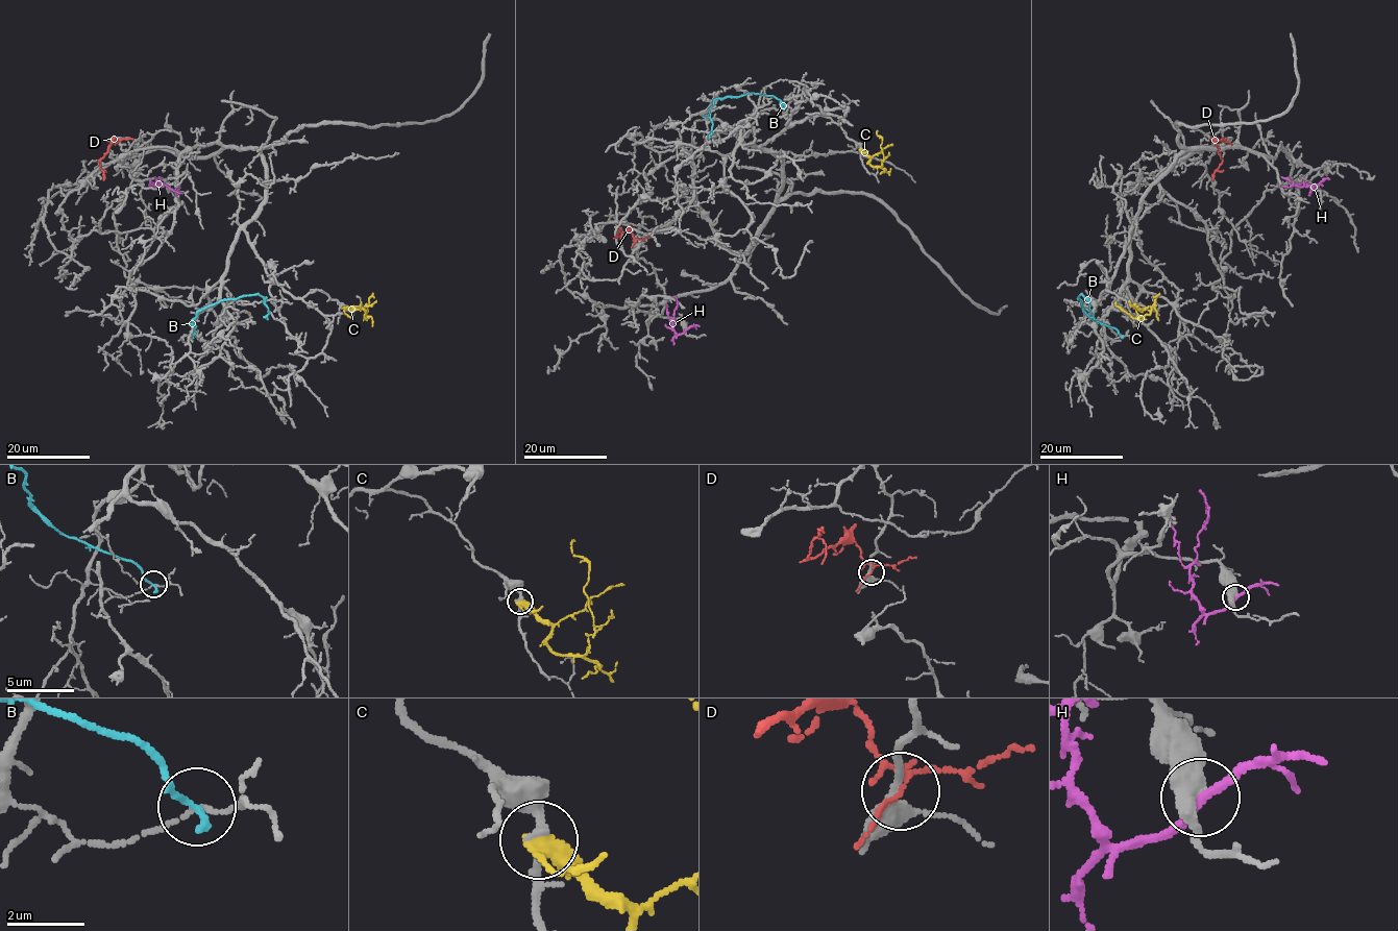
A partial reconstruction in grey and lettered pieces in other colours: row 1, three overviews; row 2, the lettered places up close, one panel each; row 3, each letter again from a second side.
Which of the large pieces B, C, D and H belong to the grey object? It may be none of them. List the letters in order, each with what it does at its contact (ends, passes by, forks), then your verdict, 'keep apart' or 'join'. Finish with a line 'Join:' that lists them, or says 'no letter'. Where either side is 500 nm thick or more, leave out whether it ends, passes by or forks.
B: it ends | keep apart
C: it passes by | keep apart
D: it forks | keep apart
H: join
Join: H

